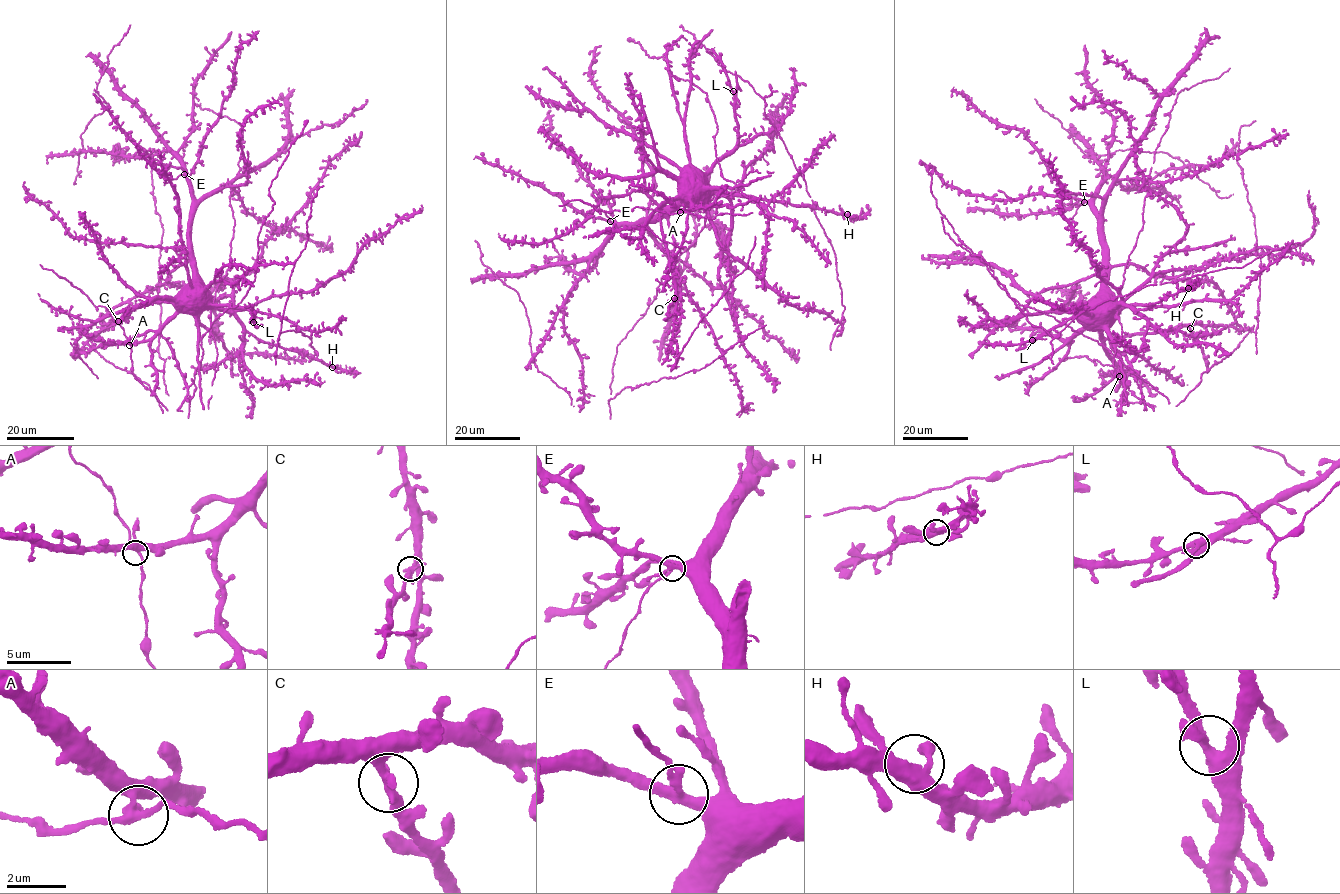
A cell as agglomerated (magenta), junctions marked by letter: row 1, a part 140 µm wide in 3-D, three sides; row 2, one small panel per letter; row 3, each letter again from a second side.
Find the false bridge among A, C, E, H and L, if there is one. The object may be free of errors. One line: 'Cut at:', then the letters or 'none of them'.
Cut at: E

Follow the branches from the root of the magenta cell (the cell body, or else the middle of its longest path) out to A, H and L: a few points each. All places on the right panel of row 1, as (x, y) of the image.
A: (1084, 312), (1084, 321), (1099, 325), (1111, 335), (1118, 350), (1119, 376)
H: (1084, 312), (1098, 302), (1108, 308), (1124, 302), (1136, 309), (1144, 309), (1188, 288)
L: (1084, 312), (1085, 322), (1091, 316), (1082, 309), (1032, 340)

